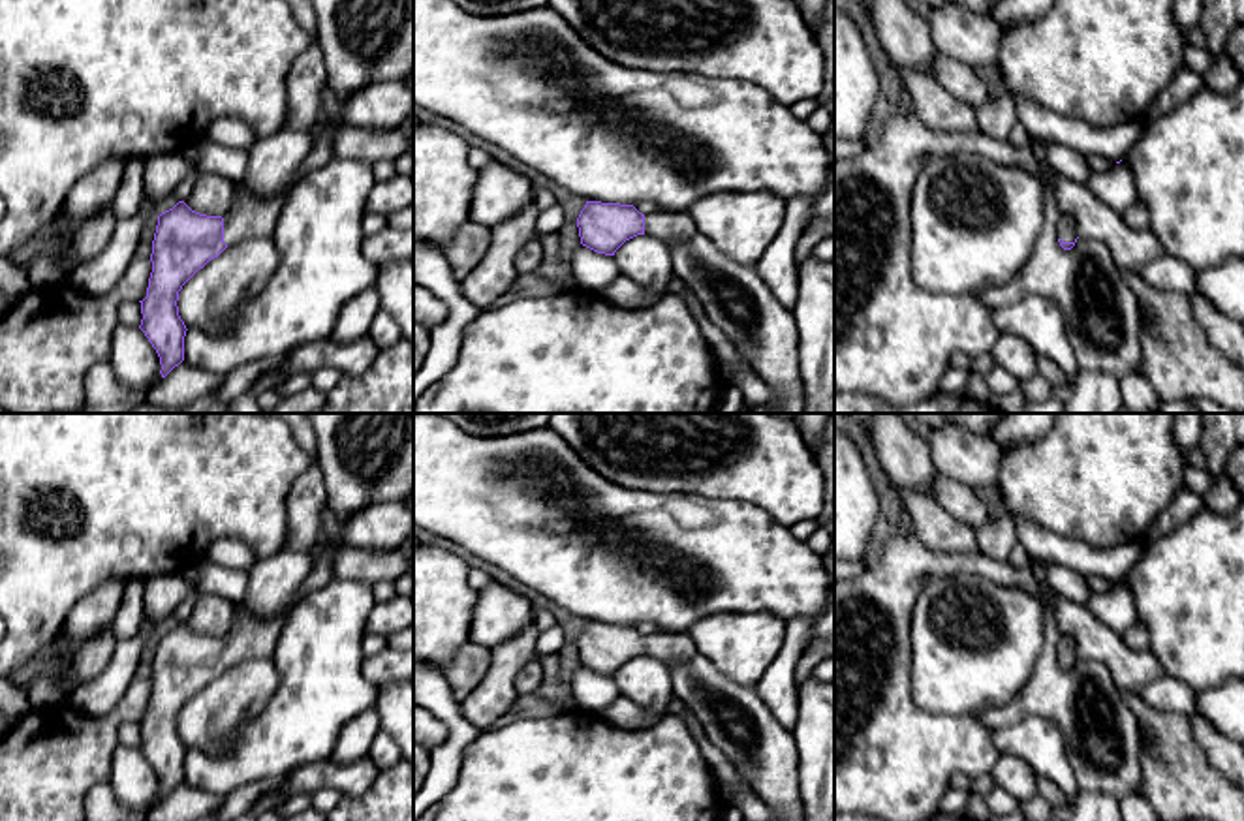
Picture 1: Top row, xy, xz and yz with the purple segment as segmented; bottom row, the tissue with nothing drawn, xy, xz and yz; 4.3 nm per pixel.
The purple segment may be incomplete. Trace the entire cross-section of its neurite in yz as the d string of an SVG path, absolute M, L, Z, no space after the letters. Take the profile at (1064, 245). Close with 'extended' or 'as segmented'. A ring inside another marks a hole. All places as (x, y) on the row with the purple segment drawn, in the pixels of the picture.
M1062 214L1056 224L1056 237L1064 250L1071 250L1077 242L1077 222L1069 214Z; extended

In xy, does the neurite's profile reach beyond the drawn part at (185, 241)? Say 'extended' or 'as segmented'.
extended

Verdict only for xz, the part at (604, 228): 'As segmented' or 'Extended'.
Extended

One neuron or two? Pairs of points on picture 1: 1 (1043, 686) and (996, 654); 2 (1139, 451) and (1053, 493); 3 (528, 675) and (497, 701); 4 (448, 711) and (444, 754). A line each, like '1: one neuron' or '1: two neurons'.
1: two neurons
2: one neuron
3: two neurons
4: one neuron

